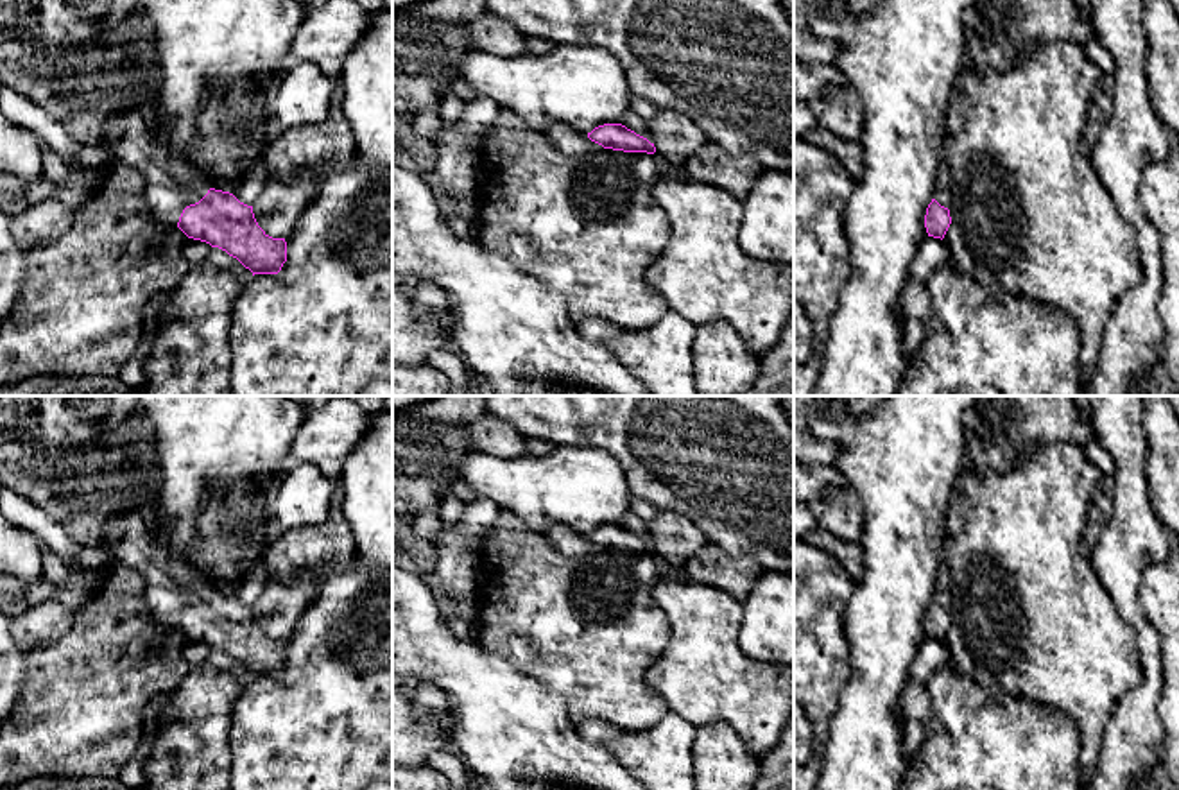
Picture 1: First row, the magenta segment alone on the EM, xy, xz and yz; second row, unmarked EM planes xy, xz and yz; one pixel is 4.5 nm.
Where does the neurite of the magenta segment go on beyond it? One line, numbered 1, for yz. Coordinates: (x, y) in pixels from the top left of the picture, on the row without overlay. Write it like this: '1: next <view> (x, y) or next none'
1: next yz (943, 593)

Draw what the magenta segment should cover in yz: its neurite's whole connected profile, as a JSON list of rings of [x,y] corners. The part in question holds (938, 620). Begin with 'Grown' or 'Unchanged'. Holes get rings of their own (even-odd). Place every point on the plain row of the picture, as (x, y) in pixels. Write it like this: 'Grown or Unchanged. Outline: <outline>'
Grown. Outline: [[[941,564],[937,571],[937,580],[935,580],[935,593],[934,600],[926,609],[925,616],[925,629],[928,638],[934,640],[944,640],[951,618],[950,618],[950,605],[951,605],[951,595],[953,595],[953,580],[950,570]]]

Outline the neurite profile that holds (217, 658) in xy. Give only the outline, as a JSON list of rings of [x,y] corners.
[[[213,648],[208,663],[233,675],[240,684],[247,686],[253,674],[245,670],[237,659],[229,657],[226,652]]]

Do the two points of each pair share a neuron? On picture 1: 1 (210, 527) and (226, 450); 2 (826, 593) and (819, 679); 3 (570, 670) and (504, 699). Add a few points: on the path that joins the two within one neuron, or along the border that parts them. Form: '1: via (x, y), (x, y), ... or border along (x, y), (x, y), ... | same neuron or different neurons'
1: border along (224, 484), (210, 489), (206, 507), (196, 522) | different neurons
2: via (819, 615), (819, 658) | same neuron
3: border along (504, 660), (558, 695), (568, 713) | different neurons

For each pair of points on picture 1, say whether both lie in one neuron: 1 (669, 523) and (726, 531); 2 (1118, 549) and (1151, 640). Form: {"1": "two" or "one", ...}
{"1": "two", "2": "one"}

